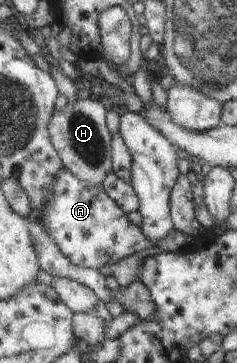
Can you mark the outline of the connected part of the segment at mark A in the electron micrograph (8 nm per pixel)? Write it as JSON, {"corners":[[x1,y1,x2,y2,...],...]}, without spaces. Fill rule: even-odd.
{"corners":[[66,168,55,176,53,182,50,185,55,196,41,209,41,219,62,252,78,266,93,269,112,266,136,252,159,246,164,252,178,253,197,236,174,230,159,241,150,240,140,226,134,226,128,220,126,211,110,198,104,188,86,185]]}

